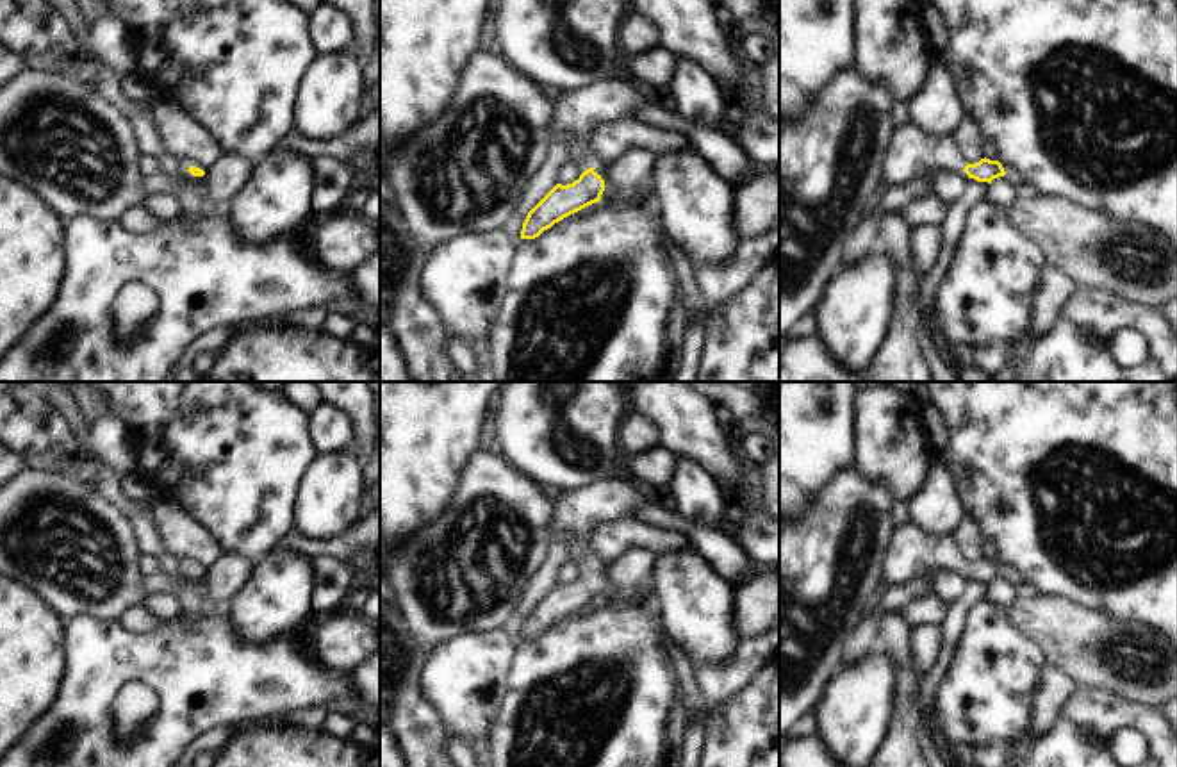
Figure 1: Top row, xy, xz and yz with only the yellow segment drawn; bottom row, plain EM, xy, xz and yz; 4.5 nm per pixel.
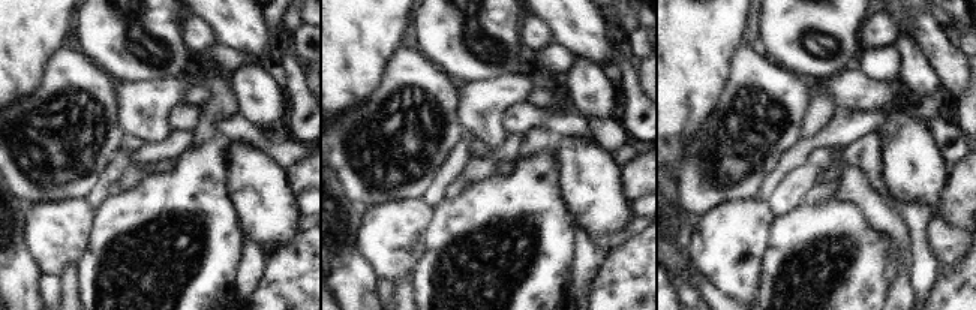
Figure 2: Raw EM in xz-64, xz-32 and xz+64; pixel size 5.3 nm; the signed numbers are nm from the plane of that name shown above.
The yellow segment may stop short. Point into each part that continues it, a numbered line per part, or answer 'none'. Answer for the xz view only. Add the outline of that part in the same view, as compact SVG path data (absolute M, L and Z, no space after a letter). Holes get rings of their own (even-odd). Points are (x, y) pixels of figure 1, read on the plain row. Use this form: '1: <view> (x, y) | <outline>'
1: xz (573, 514) | M624 474L571 492L553 492L547 540L564 546L569 560L583 573L597 565L590 548L594 524L615 517L631 517L631 512L644 501L630 487L630 478Z

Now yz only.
1: yz (910, 552) | M915 523L893 532L893 539L883 558L883 589L904 585L918 578L926 569L965 569L965 557L954 537L933 539Z

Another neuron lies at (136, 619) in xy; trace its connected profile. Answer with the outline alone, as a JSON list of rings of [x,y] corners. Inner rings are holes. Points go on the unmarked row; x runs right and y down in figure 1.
[[[134,606],[121,615],[119,624],[136,635],[146,635],[157,631],[164,623],[150,615],[143,606]]]

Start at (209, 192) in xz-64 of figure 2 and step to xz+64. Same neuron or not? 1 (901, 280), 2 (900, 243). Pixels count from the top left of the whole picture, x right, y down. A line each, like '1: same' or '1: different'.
1: different
2: different

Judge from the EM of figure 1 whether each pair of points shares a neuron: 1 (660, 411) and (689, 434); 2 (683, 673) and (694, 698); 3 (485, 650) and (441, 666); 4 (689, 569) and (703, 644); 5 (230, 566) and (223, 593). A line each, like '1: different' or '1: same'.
1: same
2: same
3: same
4: same
5: same

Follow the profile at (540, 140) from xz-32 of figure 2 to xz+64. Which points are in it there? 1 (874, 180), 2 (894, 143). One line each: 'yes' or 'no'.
1: yes
2: no

